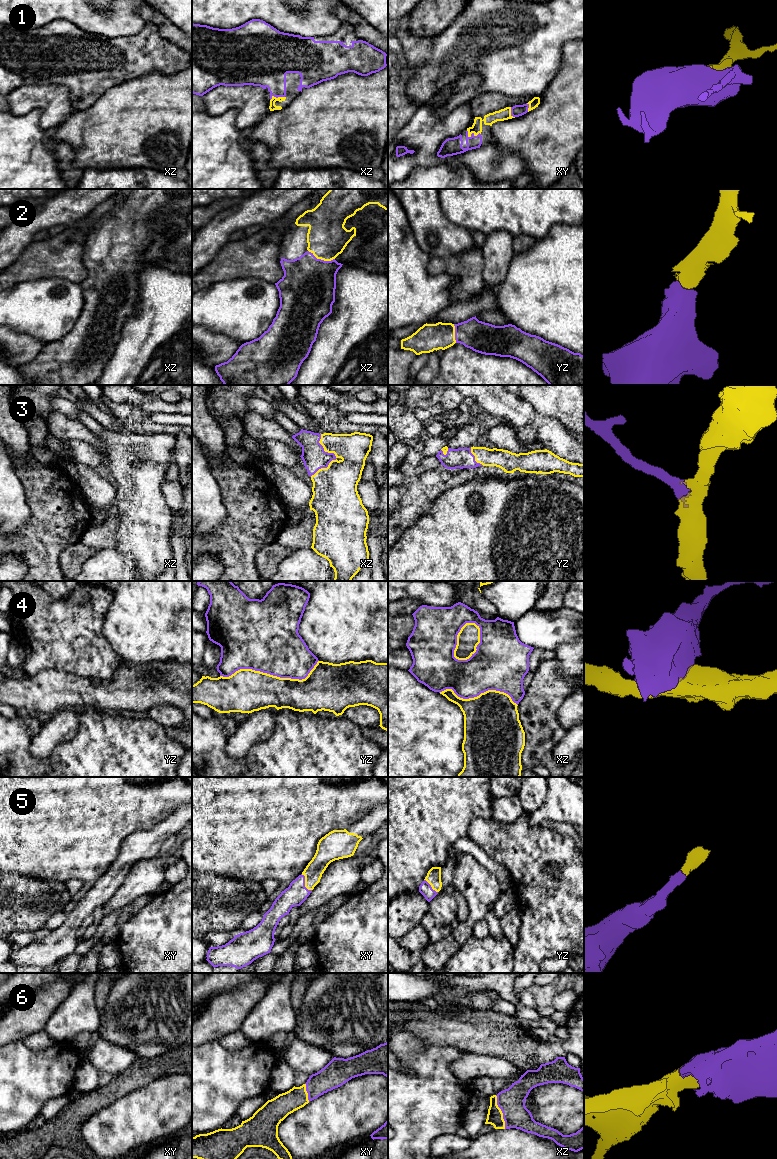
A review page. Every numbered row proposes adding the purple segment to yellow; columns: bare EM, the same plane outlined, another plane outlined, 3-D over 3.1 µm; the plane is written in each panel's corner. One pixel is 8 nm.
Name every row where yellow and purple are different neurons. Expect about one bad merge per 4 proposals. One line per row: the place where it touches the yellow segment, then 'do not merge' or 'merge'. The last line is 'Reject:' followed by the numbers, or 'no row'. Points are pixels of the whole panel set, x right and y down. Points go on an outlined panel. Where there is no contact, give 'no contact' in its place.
1: meets yellow in xy at (472, 132); merge
2: meets yellow in xz at (321, 259); merge
3: meets yellow in xz at (336, 457); merge
4: meets yellow in yz at (271, 675); do not merge
5: meets yellow in xy at (305, 883); merge
6: meets yellow in xz at (501, 1112); merge
Reject: 4

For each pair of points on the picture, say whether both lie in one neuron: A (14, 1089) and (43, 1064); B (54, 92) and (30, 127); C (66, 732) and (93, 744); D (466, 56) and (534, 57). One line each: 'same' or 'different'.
A: same
B: different
C: different
D: same

